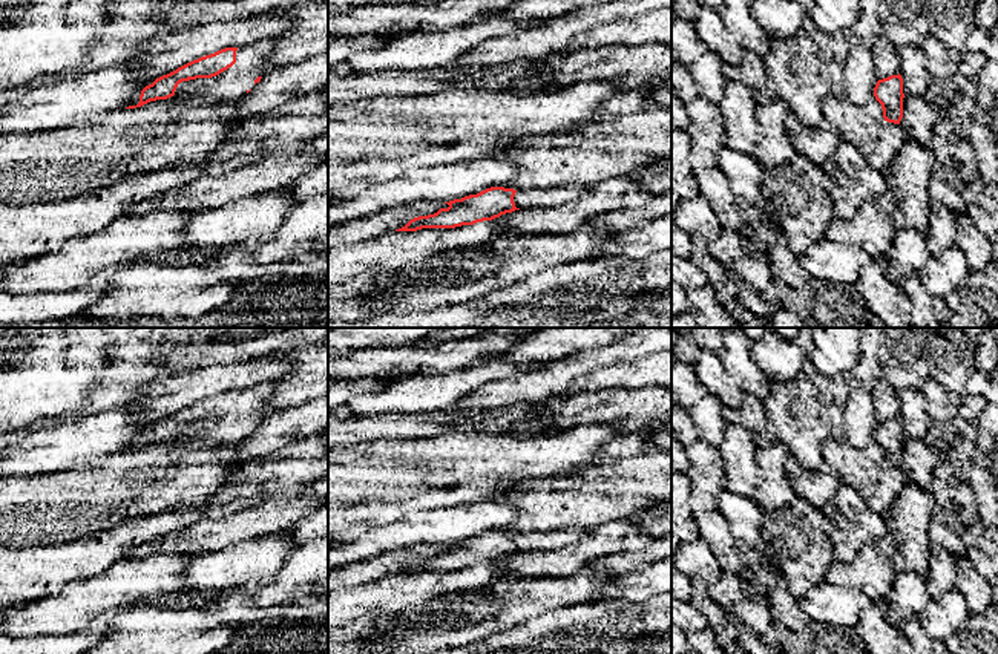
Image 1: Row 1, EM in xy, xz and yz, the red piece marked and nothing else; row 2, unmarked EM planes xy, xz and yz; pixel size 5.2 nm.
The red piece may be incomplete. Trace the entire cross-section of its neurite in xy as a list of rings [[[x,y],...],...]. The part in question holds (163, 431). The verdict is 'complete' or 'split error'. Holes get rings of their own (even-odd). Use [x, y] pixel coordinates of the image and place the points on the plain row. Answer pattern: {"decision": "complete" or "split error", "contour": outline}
{"decision": "split error", "contour": [[[271,380],[193,403],[146,429],[141,433],[140,446],[126,452],[141,450],[173,438],[182,440],[190,449],[238,444],[274,410],[270,404],[274,389],[276,384]]]}

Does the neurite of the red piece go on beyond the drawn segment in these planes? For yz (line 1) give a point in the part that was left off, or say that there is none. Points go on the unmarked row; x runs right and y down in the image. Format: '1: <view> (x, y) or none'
1: none

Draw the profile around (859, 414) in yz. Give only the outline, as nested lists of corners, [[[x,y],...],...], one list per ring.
[[[852,392],[843,409],[843,440],[855,449],[863,449],[874,440],[878,424],[871,392]]]

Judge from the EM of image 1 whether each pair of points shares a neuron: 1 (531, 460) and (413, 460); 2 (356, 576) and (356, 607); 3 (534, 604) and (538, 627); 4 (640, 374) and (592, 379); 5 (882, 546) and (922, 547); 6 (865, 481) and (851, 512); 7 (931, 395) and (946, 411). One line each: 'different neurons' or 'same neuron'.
1: same neuron
2: different neurons
3: different neurons
4: same neuron
5: same neuron
6: different neurons
7: same neuron

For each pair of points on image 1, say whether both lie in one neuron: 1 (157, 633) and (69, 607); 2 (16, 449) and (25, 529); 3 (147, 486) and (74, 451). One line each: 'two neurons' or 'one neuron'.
1: two neurons
2: two neurons
3: two neurons

